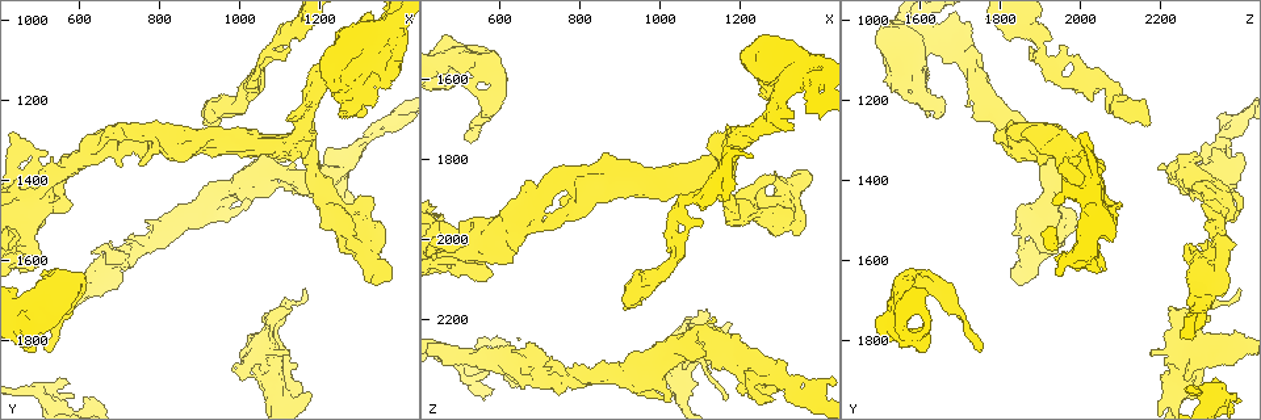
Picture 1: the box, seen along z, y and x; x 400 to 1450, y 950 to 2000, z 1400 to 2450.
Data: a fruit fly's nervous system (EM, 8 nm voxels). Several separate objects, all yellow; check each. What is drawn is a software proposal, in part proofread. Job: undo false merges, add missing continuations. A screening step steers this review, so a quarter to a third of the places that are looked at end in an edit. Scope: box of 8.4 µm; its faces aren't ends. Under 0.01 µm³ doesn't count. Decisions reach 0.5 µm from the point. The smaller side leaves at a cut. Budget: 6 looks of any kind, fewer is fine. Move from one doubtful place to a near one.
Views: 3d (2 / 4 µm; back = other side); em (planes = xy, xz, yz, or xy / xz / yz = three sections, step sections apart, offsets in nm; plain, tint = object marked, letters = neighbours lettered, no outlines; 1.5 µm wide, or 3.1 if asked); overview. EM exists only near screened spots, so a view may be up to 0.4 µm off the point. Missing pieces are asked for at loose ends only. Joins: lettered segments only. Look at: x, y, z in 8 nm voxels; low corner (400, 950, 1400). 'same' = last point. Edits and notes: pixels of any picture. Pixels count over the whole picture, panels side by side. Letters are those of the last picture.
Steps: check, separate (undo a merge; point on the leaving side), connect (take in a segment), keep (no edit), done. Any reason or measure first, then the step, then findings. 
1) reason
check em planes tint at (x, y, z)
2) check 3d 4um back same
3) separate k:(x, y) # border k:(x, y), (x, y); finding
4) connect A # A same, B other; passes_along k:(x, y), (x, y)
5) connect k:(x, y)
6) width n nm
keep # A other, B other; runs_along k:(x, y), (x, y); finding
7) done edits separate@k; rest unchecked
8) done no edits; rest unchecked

tapers out
check 3d 2um back at (520, 1825, 1750)

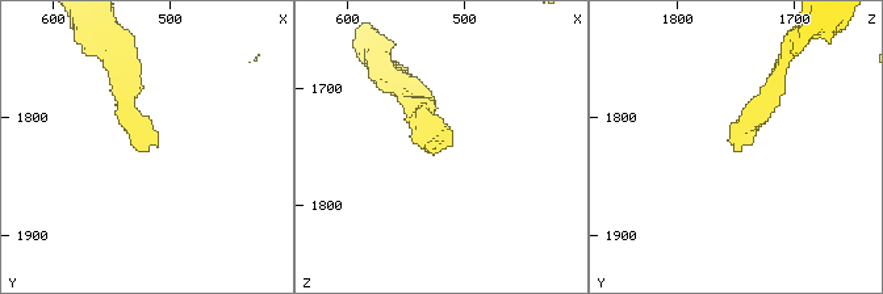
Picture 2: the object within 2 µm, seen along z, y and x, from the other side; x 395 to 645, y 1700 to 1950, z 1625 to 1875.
check em planes plain at (522, 1830, 1750)

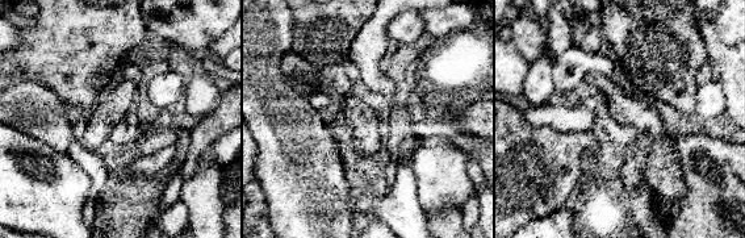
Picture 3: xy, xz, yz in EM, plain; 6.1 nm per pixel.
see the neighbours
check em planes letters same

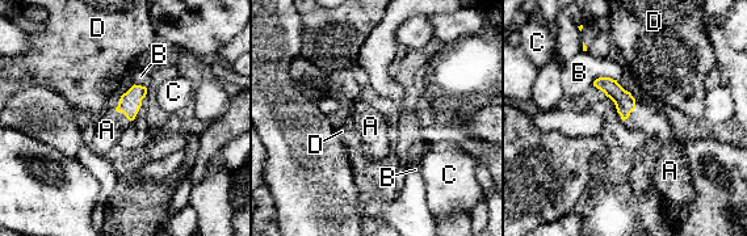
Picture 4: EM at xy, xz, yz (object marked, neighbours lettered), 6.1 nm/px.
width 120 nm
connect 4:(646, 118) # A same, B other, C other, D other; passes_along 4:(625, 102), (632, 110), (646, 118); the neuron continues

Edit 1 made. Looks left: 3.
sudden change in width
check em yz step 4 letters at (1045, 1805, 2380)

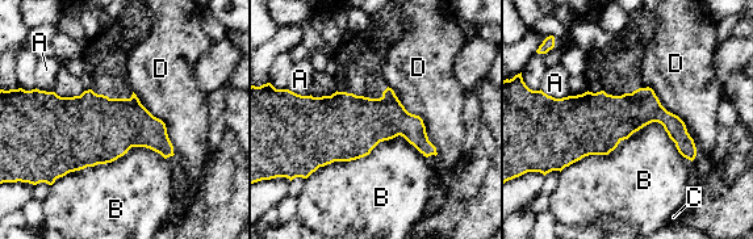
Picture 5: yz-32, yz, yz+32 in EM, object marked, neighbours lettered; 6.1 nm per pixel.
width 320 nm; longest_contact B 800 nm
keep # A other, B other, C other, D other; all the same neuron

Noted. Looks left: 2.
done edits connect@4; rest unchecked

